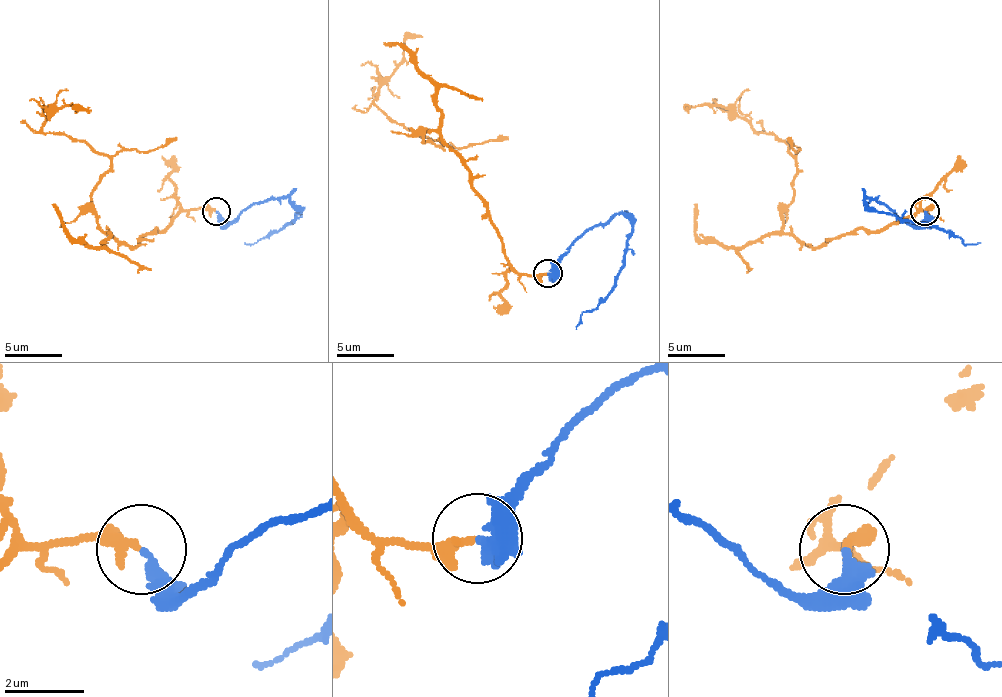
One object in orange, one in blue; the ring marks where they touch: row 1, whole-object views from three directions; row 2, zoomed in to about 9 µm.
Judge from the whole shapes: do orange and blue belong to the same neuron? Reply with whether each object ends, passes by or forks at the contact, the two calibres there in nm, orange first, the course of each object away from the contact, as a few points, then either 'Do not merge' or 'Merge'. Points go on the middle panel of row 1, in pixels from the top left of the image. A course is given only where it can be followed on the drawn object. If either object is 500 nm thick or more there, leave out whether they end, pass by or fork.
At the ring orange ends. At the ring blue ends. Thickness 240 nm (orange) against 320 nm. Course of orange: (548, 272), (508, 261), (434, 130), (423, 141), (443, 144), (374, 101), (423, 36). Course of blue: (548, 272), (585, 233), (619, 213), (631, 224), (631, 238), (617, 287), (585, 312), (577, 329). Merge

